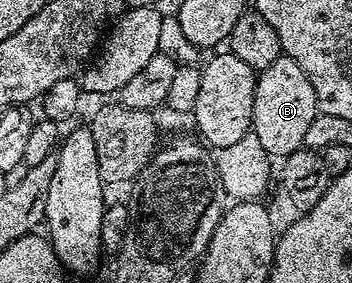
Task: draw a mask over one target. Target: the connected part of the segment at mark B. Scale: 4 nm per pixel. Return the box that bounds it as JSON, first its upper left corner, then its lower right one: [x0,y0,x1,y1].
[251,57,317,157]

